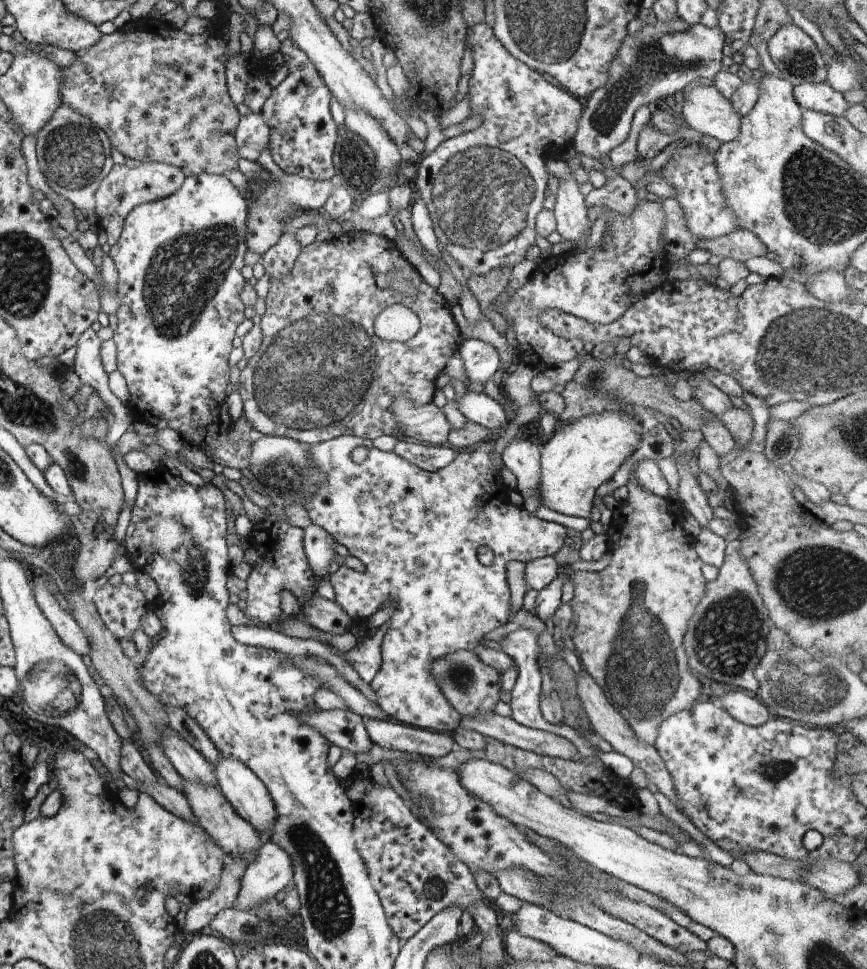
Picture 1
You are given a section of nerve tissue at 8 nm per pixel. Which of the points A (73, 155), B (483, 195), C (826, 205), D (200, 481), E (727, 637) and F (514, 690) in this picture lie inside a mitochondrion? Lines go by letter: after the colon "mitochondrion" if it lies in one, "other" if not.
A: mitochondrion
B: mitochondrion
C: mitochondrion
D: other
E: mitochondrion
F: other

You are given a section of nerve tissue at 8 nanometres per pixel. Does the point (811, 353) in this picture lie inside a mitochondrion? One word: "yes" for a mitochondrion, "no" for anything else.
yes

